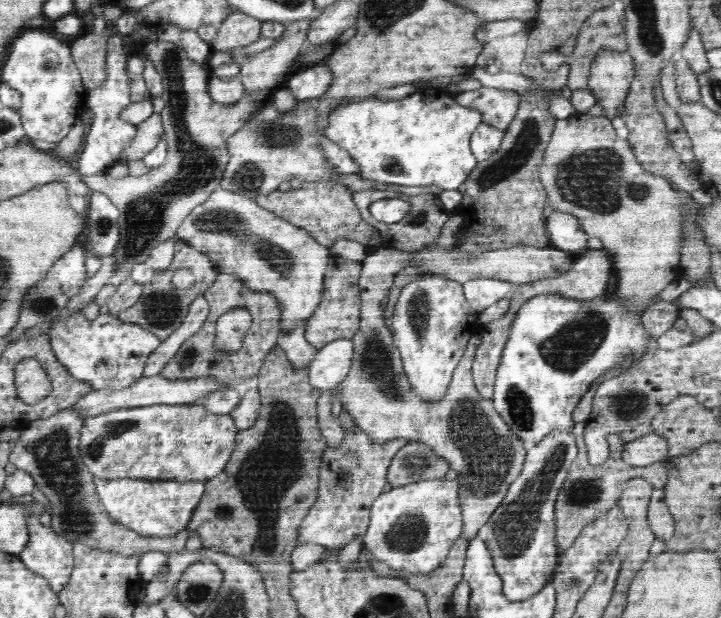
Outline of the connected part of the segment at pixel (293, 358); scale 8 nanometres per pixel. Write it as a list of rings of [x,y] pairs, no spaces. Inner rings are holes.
[[[305,326],[292,332],[281,332],[277,338],[277,346],[283,349],[293,368],[309,368],[317,348],[305,339]]]

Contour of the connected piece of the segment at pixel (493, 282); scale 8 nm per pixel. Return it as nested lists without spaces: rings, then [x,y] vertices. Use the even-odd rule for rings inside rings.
[[[475,277],[463,284],[463,292],[473,311],[480,313],[502,299],[510,297],[509,282],[493,277]]]

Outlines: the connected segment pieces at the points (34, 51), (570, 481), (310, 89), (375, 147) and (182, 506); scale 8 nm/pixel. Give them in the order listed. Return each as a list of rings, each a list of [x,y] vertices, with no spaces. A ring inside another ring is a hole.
[[[28,30],[20,32],[9,48],[8,60],[1,72],[1,80],[21,95],[20,113],[27,141],[46,140],[56,145],[62,142],[72,124],[88,109],[89,90],[82,84],[81,74],[73,61],[71,43],[56,39],[49,32]]]
[[[584,422],[573,426],[572,431],[578,447],[577,458],[570,465],[568,476],[566,476],[560,492],[558,492],[558,500],[555,501],[556,540],[560,551],[568,550],[587,524],[602,517],[609,508],[619,502],[619,498],[623,493],[623,486],[628,480],[640,477],[648,480],[656,489],[664,488],[668,478],[669,470],[663,461],[652,462],[652,464],[646,466],[630,466],[626,464],[621,457],[625,442],[613,433],[607,437],[606,441],[609,446],[609,457],[602,464],[590,464],[587,459],[585,430],[586,423]]]
[[[313,65],[289,75],[285,87],[300,101],[318,98],[329,89],[333,74],[329,66]]]
[[[428,86],[400,100],[344,101],[330,110],[325,135],[350,153],[364,179],[455,190],[477,167],[470,141],[482,117],[477,109],[458,104],[456,94],[448,91]]]
[[[94,476],[94,484],[101,500],[100,506],[113,521],[120,522],[122,526],[126,526],[142,536],[153,536],[154,538],[166,538],[166,536],[174,536],[182,530],[187,530],[191,516],[194,514],[194,508],[198,506],[205,492],[205,483],[201,480],[142,480],[141,478],[102,480],[101,477]]]

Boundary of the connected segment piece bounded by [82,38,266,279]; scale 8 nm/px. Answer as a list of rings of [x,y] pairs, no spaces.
[[[160,39],[150,40],[145,43],[144,53],[154,68],[161,76],[163,84],[162,100],[165,102],[161,114],[163,136],[167,142],[166,161],[162,166],[154,168],[145,176],[127,176],[122,179],[113,179],[106,173],[103,175],[84,174],[82,180],[90,189],[90,192],[106,194],[106,197],[117,207],[120,212],[118,227],[121,233],[120,241],[114,254],[108,261],[115,264],[116,272],[126,272],[128,279],[131,278],[132,266],[145,263],[150,250],[156,248],[160,242],[166,242],[175,238],[178,228],[187,216],[198,207],[209,200],[210,194],[221,187],[222,178],[226,172],[230,154],[228,151],[228,140],[242,126],[249,122],[250,115],[256,115],[265,103],[265,94],[261,92],[245,93],[234,105],[218,104],[208,96],[208,72],[198,66],[197,61],[190,60],[181,45]]]

